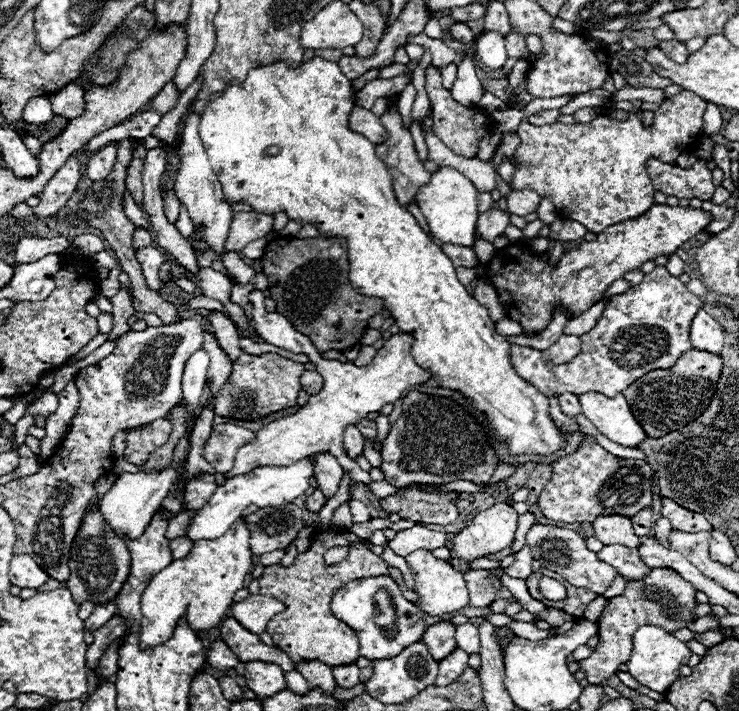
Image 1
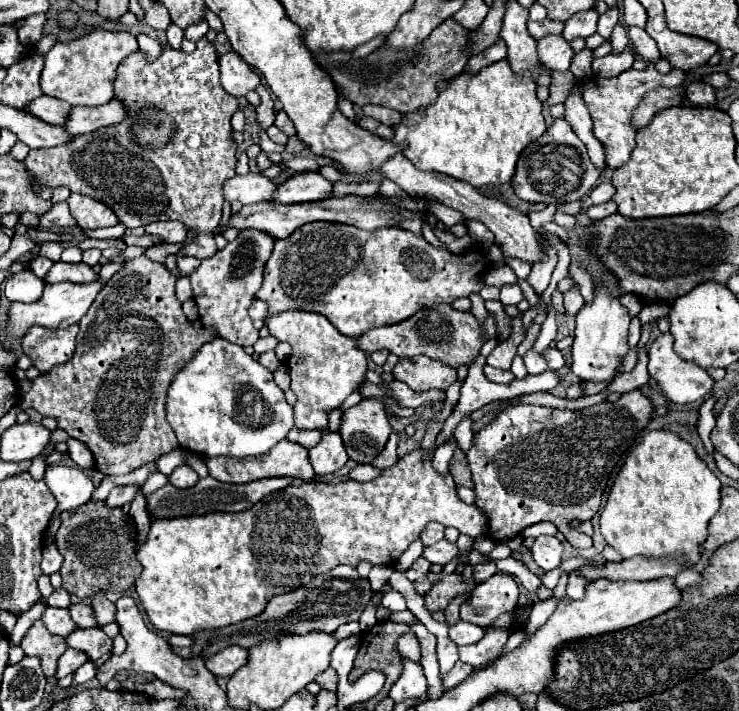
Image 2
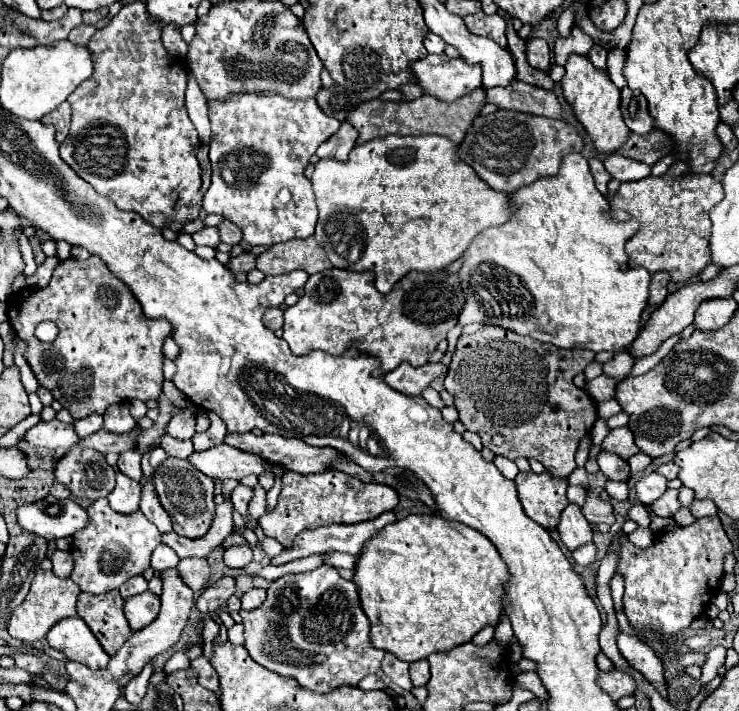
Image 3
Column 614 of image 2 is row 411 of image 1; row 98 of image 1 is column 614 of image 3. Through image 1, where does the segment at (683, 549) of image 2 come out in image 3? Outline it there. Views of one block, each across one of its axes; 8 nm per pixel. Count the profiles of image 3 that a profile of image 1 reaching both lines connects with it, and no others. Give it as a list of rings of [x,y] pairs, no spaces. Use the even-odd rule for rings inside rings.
[[[568,154],[568,156],[564,156],[560,172],[554,178],[540,178],[534,184],[530,184],[526,188],[520,188],[516,194],[512,194],[512,200],[514,200],[516,210],[514,210],[510,222],[506,222],[502,226],[496,226],[496,228],[486,228],[484,232],[480,232],[472,240],[472,244],[464,252],[464,266],[460,270],[460,280],[462,280],[464,294],[466,294],[466,304],[464,304],[462,312],[460,312],[458,322],[462,326],[472,324],[472,322],[500,326],[500,328],[512,330],[516,334],[532,336],[538,342],[554,344],[558,348],[586,348],[586,350],[592,350],[592,352],[602,352],[602,350],[606,350],[606,352],[620,352],[620,350],[628,348],[636,340],[636,336],[640,332],[640,318],[642,318],[644,308],[648,306],[648,286],[650,286],[650,278],[652,278],[650,272],[643,267],[630,268],[626,272],[620,270],[622,262],[628,260],[628,256],[624,252],[624,244],[626,244],[626,240],[630,240],[638,232],[640,222],[636,218],[626,218],[624,220],[624,214],[622,216],[612,214],[612,208],[608,206],[604,196],[596,190],[594,178],[590,174],[590,166],[588,166],[588,162],[586,162],[586,158],[582,154]]]

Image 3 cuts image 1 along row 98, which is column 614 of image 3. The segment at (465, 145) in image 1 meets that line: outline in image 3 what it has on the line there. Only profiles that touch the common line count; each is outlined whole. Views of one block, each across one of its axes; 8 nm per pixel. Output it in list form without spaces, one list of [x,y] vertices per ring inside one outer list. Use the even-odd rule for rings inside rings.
[[[626,426],[610,430],[610,434],[602,442],[602,450],[604,452],[612,452],[612,454],[620,456],[622,460],[628,460],[630,456],[634,456],[636,452],[640,452],[638,446],[634,444],[632,432]]]

